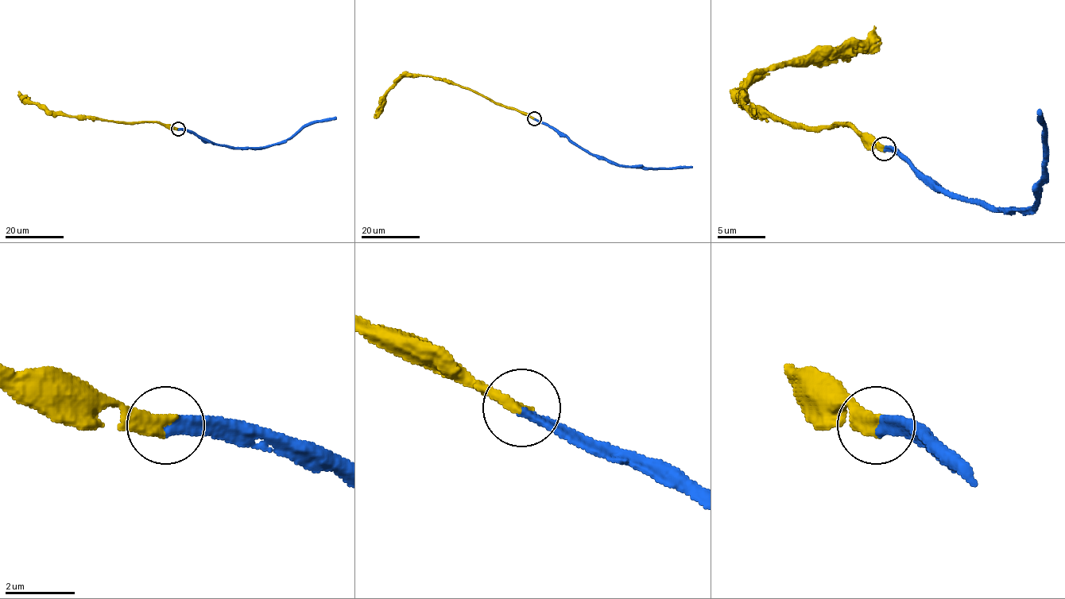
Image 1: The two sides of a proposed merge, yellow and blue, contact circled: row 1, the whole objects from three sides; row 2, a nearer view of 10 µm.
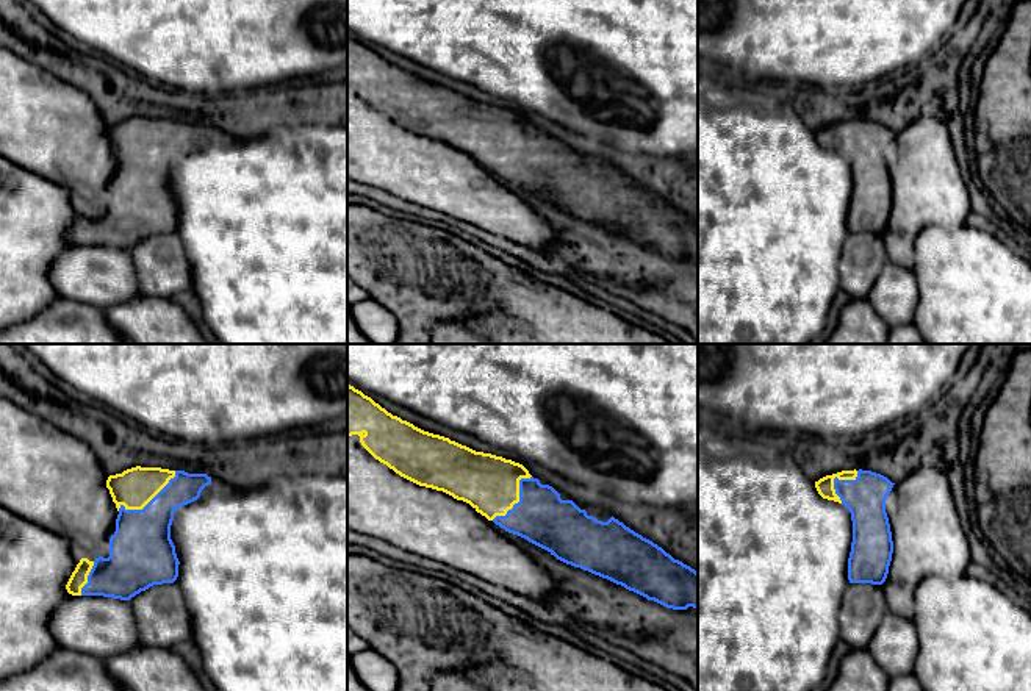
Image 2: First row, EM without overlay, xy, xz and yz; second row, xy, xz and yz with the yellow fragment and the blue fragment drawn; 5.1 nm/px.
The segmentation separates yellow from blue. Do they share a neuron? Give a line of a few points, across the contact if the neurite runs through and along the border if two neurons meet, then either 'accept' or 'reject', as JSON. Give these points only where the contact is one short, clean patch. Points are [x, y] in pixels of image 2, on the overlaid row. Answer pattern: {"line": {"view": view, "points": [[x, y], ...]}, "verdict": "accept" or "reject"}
{"verdict": "accept"}

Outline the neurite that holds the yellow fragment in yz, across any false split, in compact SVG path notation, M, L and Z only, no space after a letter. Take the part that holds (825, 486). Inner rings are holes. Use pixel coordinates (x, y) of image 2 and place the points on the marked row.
M862 469L842 471L815 482L815 488L823 499L839 502L851 513L853 542L848 558L850 583L882 585L887 578L893 553L893 541L886 513L886 499L893 485L895 483L892 483L887 477Z

